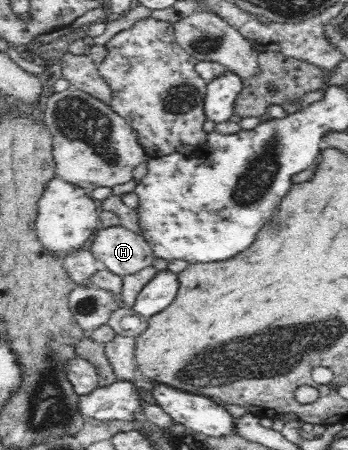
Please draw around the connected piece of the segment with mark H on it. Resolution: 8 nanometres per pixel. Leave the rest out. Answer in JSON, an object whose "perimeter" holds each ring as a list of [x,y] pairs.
{"perimeter":[[[121,225],[100,227],[89,250],[102,268],[121,277],[151,267],[155,259],[147,240]]]}

